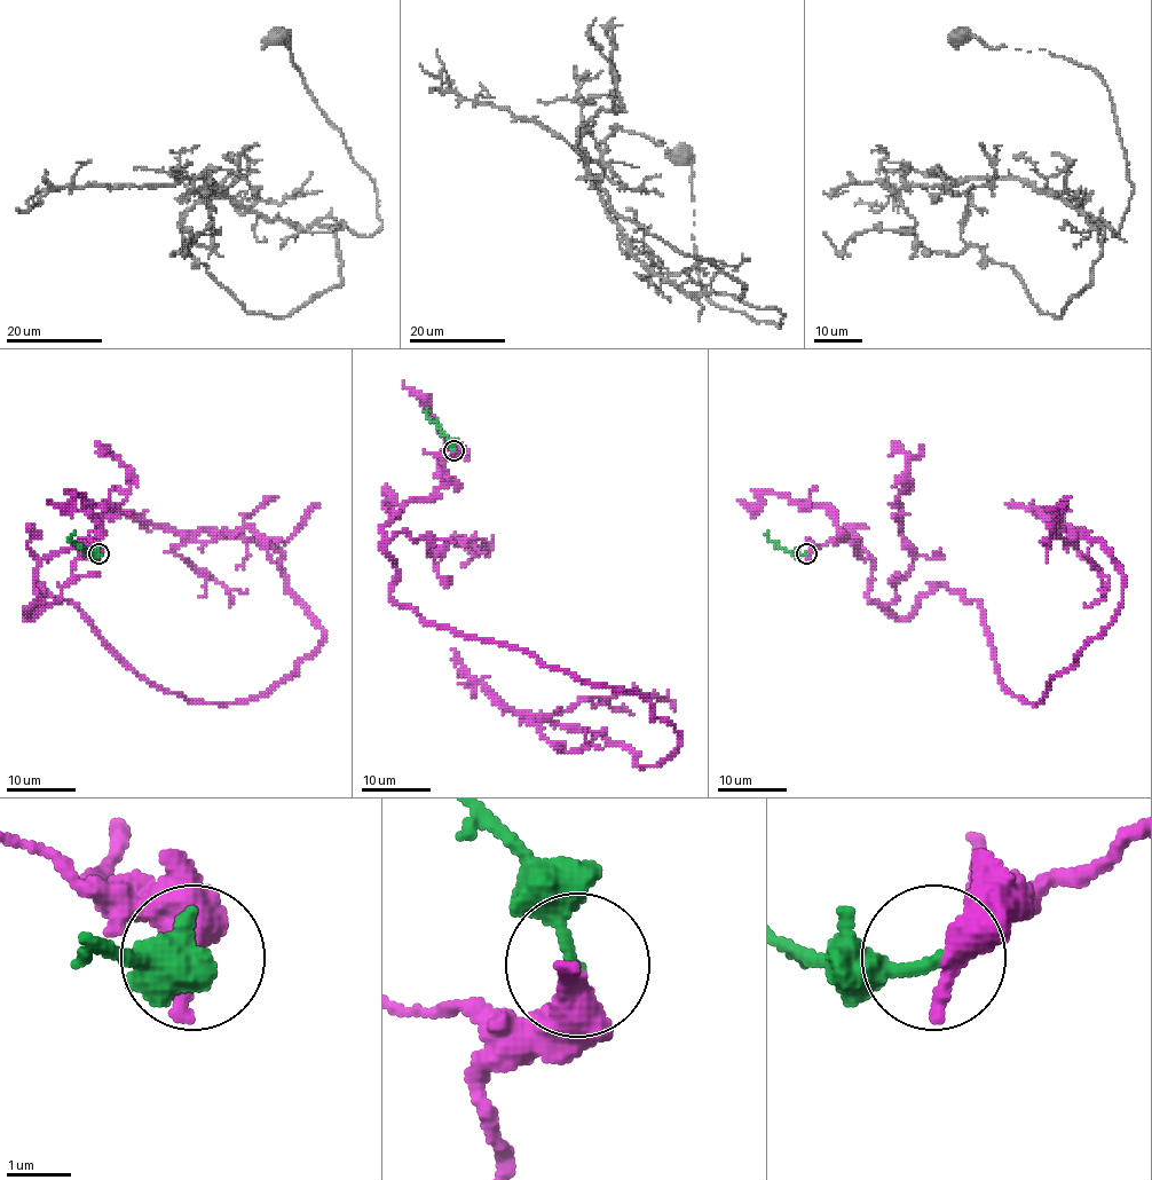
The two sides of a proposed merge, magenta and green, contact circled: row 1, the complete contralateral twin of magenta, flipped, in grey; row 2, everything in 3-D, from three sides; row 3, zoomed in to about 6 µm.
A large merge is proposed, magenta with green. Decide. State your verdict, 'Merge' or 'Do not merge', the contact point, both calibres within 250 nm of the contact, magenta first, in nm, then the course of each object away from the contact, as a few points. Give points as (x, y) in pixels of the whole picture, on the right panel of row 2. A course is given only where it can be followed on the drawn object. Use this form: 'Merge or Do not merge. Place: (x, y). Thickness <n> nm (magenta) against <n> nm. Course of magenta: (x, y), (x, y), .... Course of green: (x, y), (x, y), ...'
Do not merge. Place: (806, 553). Thickness 550 nm (magenta) against 200 nm. Course of magenta: (806, 555), (847, 541), (898, 620), (978, 604), (1039, 702), (1121, 606), (1101, 542), (1047, 542), (1066, 504). Course of green: (806, 555), (791, 555), (772, 542), (767, 532)

